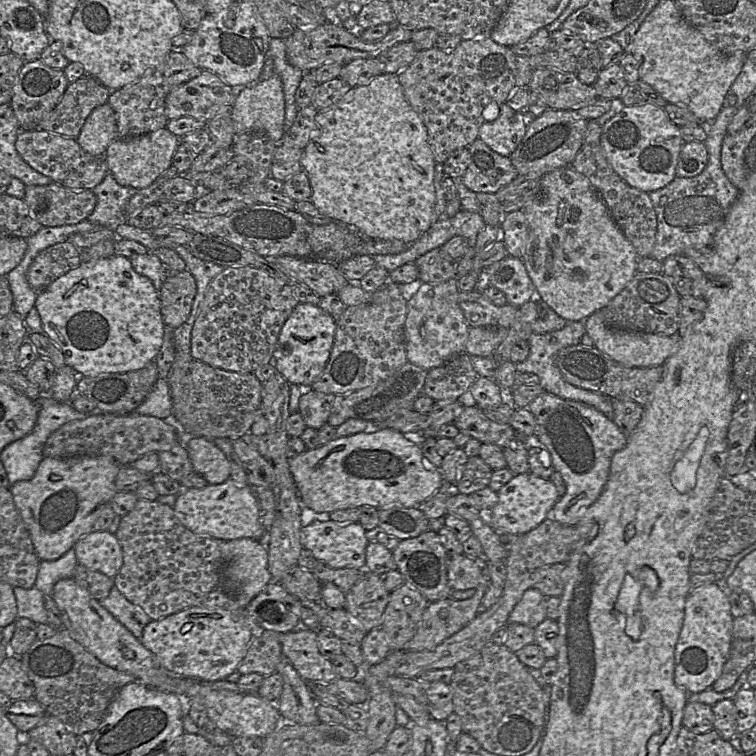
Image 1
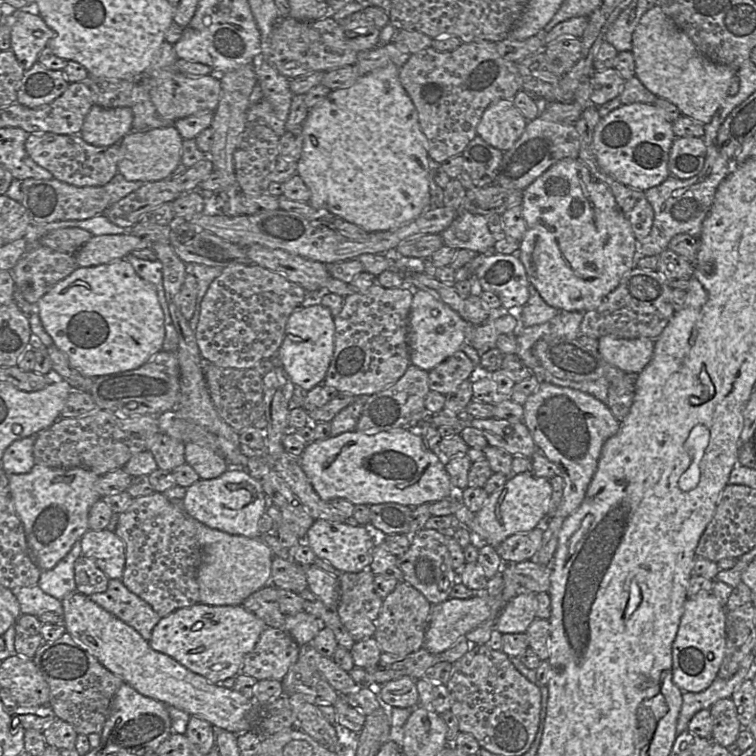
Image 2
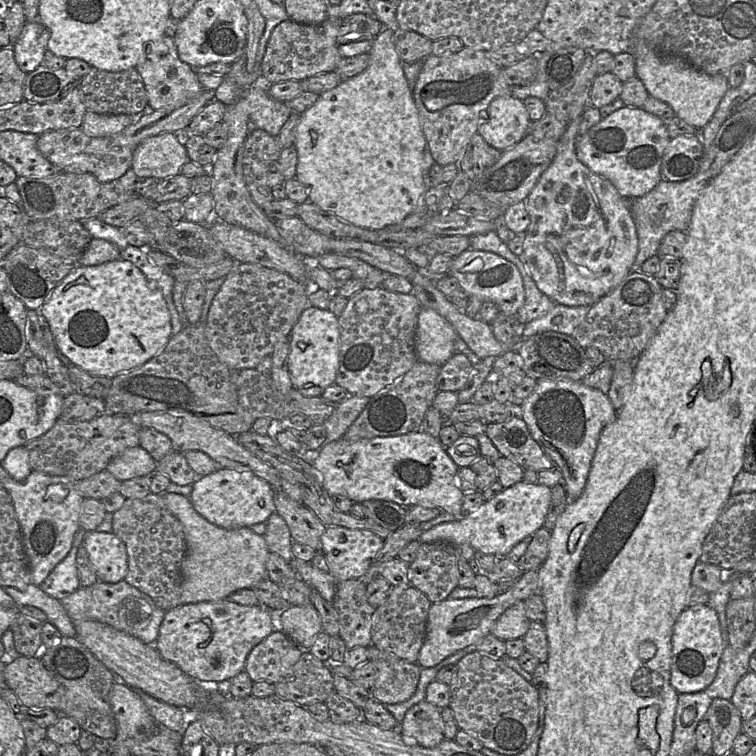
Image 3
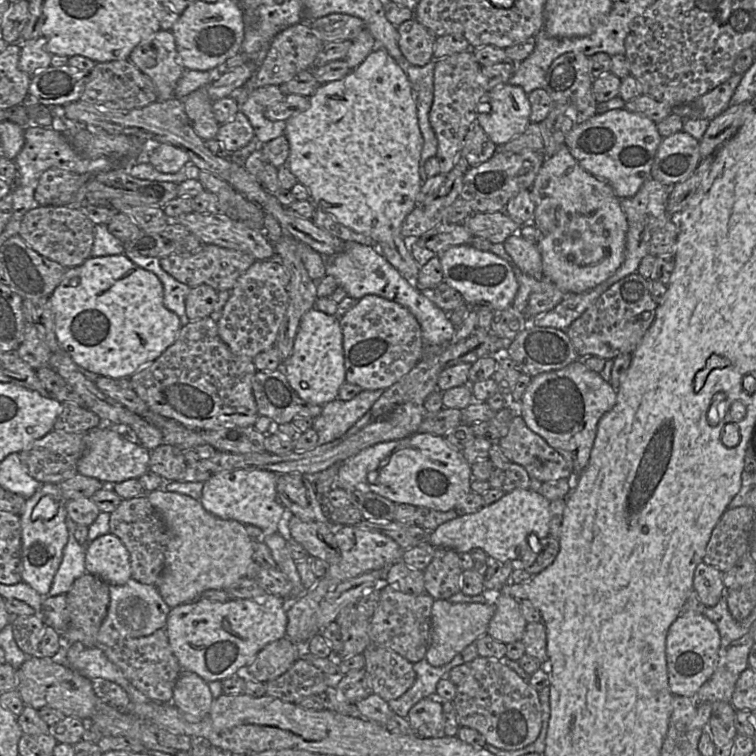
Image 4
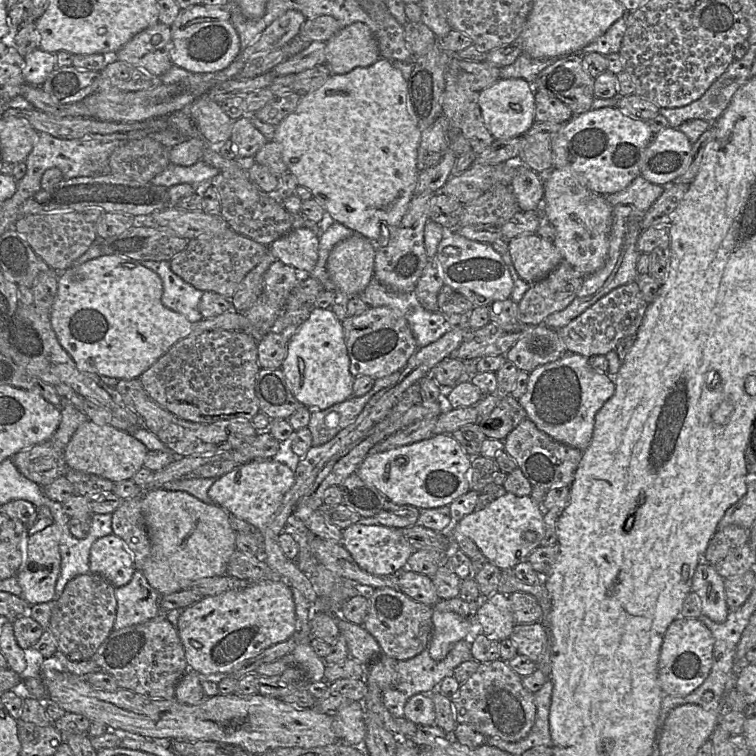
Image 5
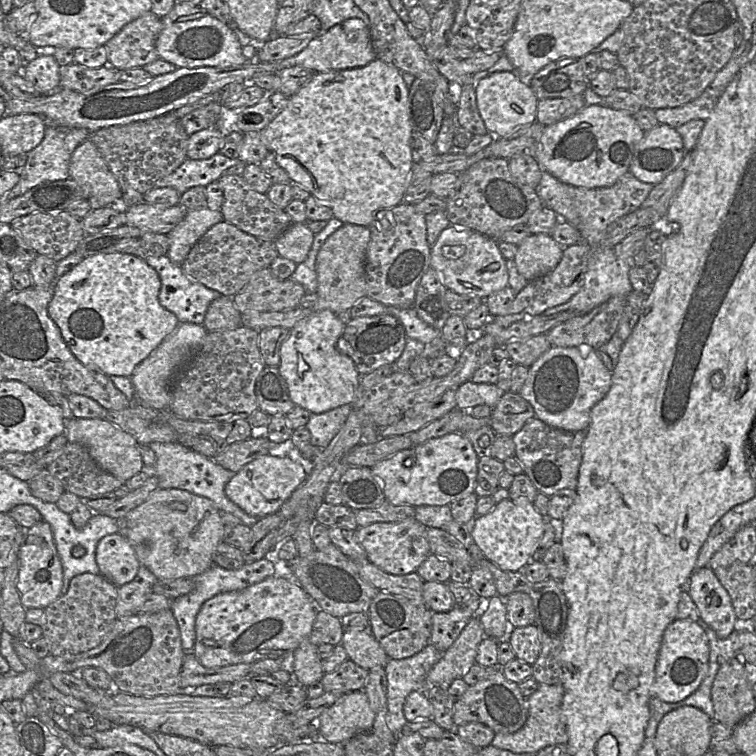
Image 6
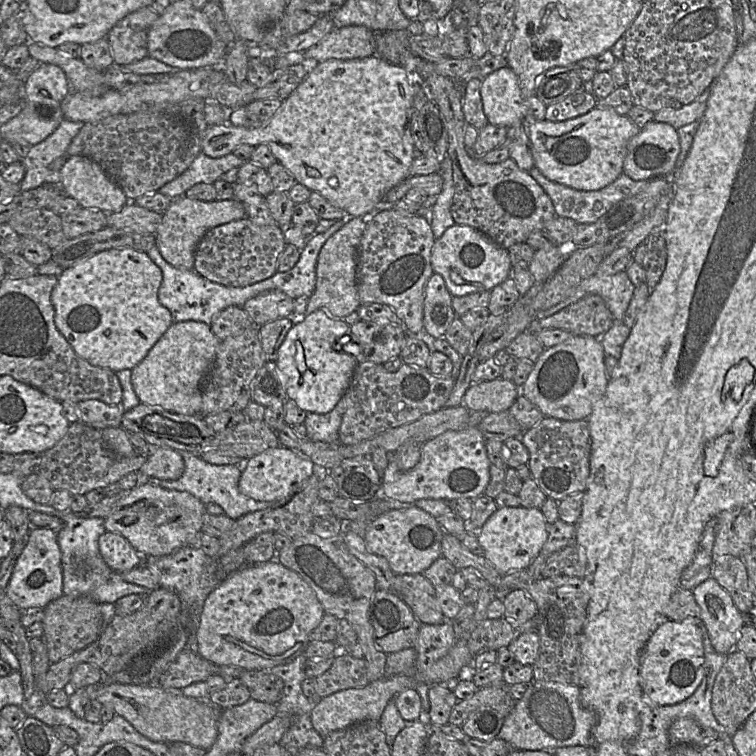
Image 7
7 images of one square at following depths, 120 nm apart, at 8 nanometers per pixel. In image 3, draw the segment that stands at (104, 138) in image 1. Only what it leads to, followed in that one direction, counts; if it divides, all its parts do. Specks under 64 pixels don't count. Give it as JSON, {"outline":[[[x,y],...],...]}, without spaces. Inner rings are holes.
{"outline":[[[87,111],[81,129],[90,137],[105,137],[122,131],[133,124],[137,117],[132,114],[108,115]]]}

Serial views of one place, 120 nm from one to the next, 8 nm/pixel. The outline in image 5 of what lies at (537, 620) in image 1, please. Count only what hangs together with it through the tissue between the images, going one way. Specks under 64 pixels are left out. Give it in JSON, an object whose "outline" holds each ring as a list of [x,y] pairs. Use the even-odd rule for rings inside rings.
{"outline":[[[495,593],[478,609],[473,631],[486,637],[502,641],[508,639],[516,625],[509,602],[510,594]]]}

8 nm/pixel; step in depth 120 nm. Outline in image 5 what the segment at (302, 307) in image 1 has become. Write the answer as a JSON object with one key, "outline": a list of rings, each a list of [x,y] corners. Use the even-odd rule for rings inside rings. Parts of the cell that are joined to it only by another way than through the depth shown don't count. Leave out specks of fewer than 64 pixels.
{"outline":[[[310,309],[306,320],[289,337],[281,370],[294,397],[309,409],[325,410],[353,397],[355,377],[350,373],[344,330],[331,309]]]}

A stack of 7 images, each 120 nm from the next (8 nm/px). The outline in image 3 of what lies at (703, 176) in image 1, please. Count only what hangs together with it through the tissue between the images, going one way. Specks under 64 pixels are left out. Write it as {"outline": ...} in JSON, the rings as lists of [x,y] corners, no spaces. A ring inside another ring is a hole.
{"outline":[[[692,177],[684,181],[661,179],[644,196],[628,199],[631,200],[630,211],[635,222],[638,237],[638,252],[631,271],[641,271],[641,265],[648,258],[658,255],[661,240],[668,232],[673,230],[686,232],[690,224],[695,202],[709,181],[699,177]]]}

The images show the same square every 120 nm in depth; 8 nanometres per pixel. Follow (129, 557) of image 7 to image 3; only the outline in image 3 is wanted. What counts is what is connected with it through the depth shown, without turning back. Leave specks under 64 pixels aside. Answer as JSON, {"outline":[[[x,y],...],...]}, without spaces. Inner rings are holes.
{"outline":[[[89,531],[82,545],[99,581],[117,583],[125,578],[128,571],[127,548],[113,532]]]}

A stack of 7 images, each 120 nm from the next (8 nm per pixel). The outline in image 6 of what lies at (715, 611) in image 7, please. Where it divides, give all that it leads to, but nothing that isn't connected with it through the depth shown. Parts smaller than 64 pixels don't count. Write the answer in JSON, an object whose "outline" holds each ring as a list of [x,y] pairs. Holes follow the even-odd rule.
{"outline":[[[709,566],[696,569],[689,579],[689,594],[700,616],[720,638],[739,627],[731,597]]]}

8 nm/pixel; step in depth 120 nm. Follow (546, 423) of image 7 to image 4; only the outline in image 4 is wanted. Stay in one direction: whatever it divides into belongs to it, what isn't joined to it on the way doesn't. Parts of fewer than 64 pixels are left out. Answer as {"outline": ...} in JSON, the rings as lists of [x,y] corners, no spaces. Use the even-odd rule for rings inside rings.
{"outline":[[[516,415],[512,418],[507,434],[498,439],[497,443],[511,463],[521,465],[530,478],[535,478],[540,482],[568,479],[573,472],[571,462],[567,462],[542,437],[530,430],[521,416]]]}

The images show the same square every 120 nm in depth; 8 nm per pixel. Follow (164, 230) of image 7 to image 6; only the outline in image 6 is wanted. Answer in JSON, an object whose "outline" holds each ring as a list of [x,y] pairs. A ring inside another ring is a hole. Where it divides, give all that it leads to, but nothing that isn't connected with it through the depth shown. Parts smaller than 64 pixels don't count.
{"outline":[[[202,209],[188,210],[184,219],[167,234],[169,238],[168,258],[181,265],[192,247],[214,225],[223,221],[220,210]]]}

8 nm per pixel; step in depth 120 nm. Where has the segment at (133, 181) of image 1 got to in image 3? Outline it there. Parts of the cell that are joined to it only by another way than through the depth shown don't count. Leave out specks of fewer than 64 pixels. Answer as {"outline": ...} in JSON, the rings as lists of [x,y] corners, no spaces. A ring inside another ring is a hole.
{"outline":[[[162,133],[144,139],[133,153],[131,169],[140,177],[160,180],[178,175],[189,161],[184,138],[179,133]]]}

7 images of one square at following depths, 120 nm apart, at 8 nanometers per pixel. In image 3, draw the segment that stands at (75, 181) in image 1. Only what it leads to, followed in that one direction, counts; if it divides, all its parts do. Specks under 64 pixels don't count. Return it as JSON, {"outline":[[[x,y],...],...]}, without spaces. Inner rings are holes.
{"outline":[[[203,90],[179,108],[145,111],[133,124],[105,137],[90,137],[81,128],[47,131],[39,135],[37,147],[62,172],[90,173],[100,182],[110,182],[120,178],[131,168],[134,150],[144,139],[168,132],[184,133],[193,118],[213,100],[214,91]]]}

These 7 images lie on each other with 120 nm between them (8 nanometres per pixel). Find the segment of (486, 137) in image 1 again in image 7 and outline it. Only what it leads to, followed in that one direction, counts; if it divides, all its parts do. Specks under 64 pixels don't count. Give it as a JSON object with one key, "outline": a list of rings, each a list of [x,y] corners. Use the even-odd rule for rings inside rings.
{"outline":[[[509,66],[487,75],[481,81],[480,94],[484,114],[492,125],[509,128],[527,115],[545,119],[547,106],[536,95],[528,99],[522,96],[519,80]]]}

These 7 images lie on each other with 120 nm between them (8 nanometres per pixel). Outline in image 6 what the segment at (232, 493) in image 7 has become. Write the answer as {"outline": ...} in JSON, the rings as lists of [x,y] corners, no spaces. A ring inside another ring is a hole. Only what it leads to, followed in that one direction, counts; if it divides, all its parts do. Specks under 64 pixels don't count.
{"outline":[[[151,442],[148,444],[156,455],[153,467],[146,467],[148,474],[155,474],[158,478],[158,488],[177,488],[191,493],[204,496],[215,503],[219,510],[231,512],[241,522],[249,527],[254,525],[260,518],[247,514],[238,505],[232,502],[225,494],[225,486],[235,475],[234,471],[228,470],[210,459],[178,442]]]}

